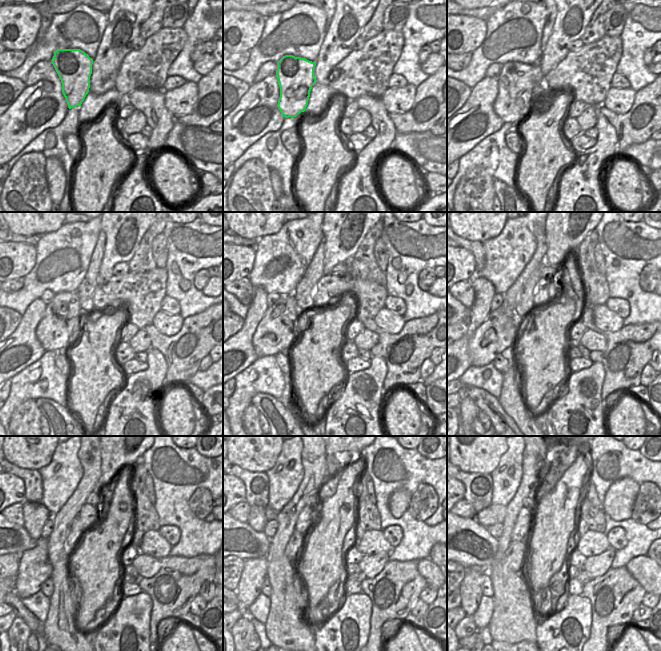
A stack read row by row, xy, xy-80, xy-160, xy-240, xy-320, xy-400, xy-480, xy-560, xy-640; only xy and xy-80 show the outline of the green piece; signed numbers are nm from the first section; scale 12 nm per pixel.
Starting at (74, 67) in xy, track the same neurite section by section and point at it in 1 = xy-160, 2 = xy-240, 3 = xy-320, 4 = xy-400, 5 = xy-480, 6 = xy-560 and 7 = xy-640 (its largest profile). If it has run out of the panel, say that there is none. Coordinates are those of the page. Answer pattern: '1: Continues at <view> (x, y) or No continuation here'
1: Continues at xy-160 (515, 84)
2: Continues at xy-240 (61, 325)
3: Continues at xy-320 (279, 329)
4: Continues at xy-400 (499, 333)
5: Continues at xy-480 (34, 569)
6: Continues at xy-560 (253, 574)
7: Continues at xy-640 (471, 587)

